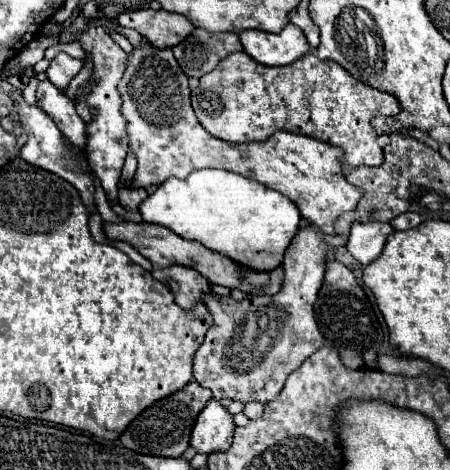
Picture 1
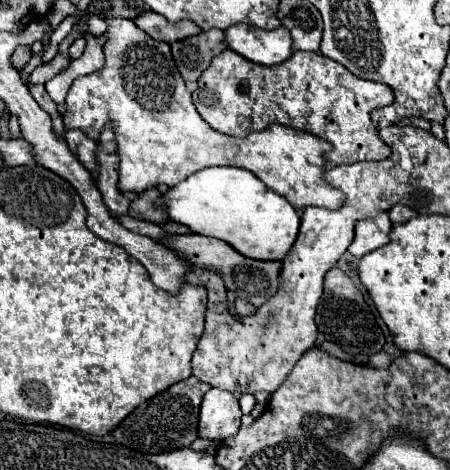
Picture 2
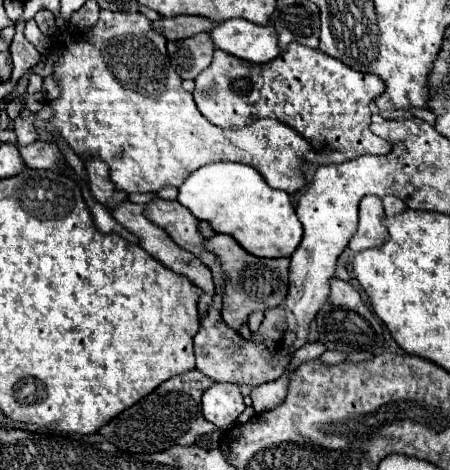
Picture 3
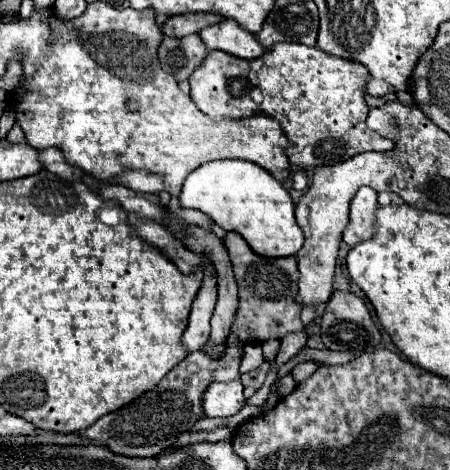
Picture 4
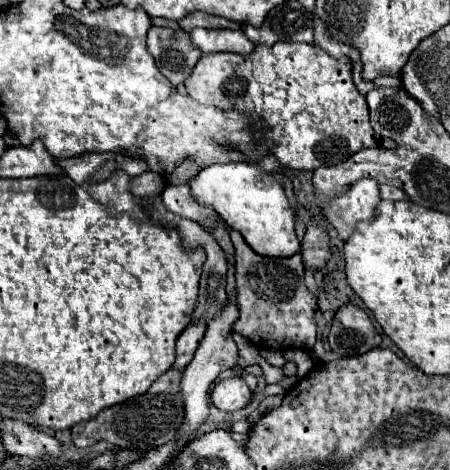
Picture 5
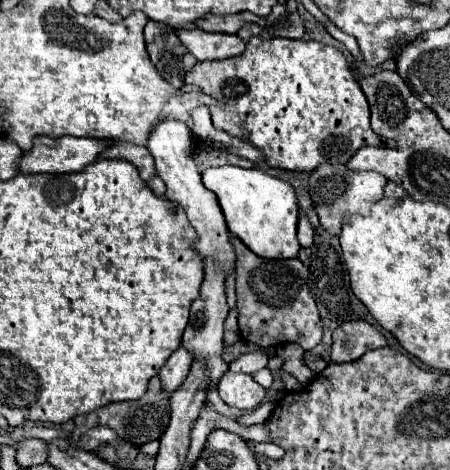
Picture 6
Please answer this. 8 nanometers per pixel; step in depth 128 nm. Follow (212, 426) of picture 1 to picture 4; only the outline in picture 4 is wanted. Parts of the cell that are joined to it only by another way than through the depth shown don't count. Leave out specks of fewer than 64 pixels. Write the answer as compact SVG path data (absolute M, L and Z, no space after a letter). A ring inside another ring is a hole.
M245 344L244 354L240 364L240 374L254 370L264 362L260 344ZM240 380L234 382L212 382L202 396L204 414L210 418L230 418L242 410L246 398Z

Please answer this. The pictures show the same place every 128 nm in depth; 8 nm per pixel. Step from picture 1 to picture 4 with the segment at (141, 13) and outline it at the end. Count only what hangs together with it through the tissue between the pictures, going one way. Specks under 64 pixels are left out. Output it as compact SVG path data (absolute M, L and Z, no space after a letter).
M180 14L180 16L170 16L164 26L162 32L164 36L172 36L172 38L184 38L188 34L196 34L206 26L218 24L222 18L218 14Z

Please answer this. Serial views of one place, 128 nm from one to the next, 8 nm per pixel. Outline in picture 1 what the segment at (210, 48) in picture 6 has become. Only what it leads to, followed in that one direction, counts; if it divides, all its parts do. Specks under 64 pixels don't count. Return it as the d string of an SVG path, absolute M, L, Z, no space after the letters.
M288 24L278 34L268 34L260 30L240 32L244 52L264 66L286 66L310 52L308 40L300 28Z

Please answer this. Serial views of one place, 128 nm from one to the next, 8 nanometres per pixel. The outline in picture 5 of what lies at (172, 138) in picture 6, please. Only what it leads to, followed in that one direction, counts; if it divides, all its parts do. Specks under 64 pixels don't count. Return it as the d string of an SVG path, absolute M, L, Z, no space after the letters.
M180 184L180 186L166 186L162 192L162 200L164 206L174 212L180 214L184 218L190 220L198 220L200 224L204 224L208 220L208 216L214 216L216 222L220 222L220 218L216 216L216 212L212 208L206 208L202 204L198 204L196 200L192 200L190 192L188 192L188 184Z

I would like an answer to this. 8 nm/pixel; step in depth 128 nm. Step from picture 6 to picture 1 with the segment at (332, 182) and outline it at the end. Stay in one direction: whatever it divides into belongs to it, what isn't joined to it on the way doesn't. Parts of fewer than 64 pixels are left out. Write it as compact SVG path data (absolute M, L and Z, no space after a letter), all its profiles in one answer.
M354 222L346 248L362 266L368 266L382 254L386 238L392 232L394 230L388 222Z

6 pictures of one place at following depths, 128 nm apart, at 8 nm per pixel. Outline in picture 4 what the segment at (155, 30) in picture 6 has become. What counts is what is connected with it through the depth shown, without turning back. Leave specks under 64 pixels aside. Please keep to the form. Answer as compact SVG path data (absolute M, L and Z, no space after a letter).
M198 34L186 38L164 38L158 50L160 64L166 72L174 74L178 82L186 80L206 58L208 50Z

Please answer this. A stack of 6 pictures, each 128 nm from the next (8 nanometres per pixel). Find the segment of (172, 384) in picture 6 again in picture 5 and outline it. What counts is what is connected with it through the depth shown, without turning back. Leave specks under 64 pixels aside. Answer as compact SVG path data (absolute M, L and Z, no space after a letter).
M188 324L186 330L176 340L176 362L174 368L186 368L192 362L192 356L204 338L206 324Z

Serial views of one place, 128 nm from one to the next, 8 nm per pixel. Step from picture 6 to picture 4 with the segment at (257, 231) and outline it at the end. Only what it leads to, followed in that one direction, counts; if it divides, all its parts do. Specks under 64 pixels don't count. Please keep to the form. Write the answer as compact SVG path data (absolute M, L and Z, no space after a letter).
M214 160L202 164L188 174L178 200L182 208L200 210L224 230L238 232L260 256L294 256L302 248L304 234L294 218L294 202L290 194L280 182L272 180L264 168L258 168L252 162Z

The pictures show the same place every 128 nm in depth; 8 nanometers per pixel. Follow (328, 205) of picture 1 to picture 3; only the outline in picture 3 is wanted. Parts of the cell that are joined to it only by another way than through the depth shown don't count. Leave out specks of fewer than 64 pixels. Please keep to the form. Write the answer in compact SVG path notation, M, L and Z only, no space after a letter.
M102 10L98 24L90 32L72 36L64 46L62 56L54 66L62 96L50 102L54 110L50 124L60 130L62 138L82 158L98 154L110 166L110 180L122 192L158 192L162 186L178 188L194 170L212 162L248 164L262 174L270 188L288 194L296 194L306 186L302 164L310 144L280 120L264 118L232 130L210 124L196 108L192 94L182 88L182 78L170 66L166 38L152 30L152 22L144 14Z

